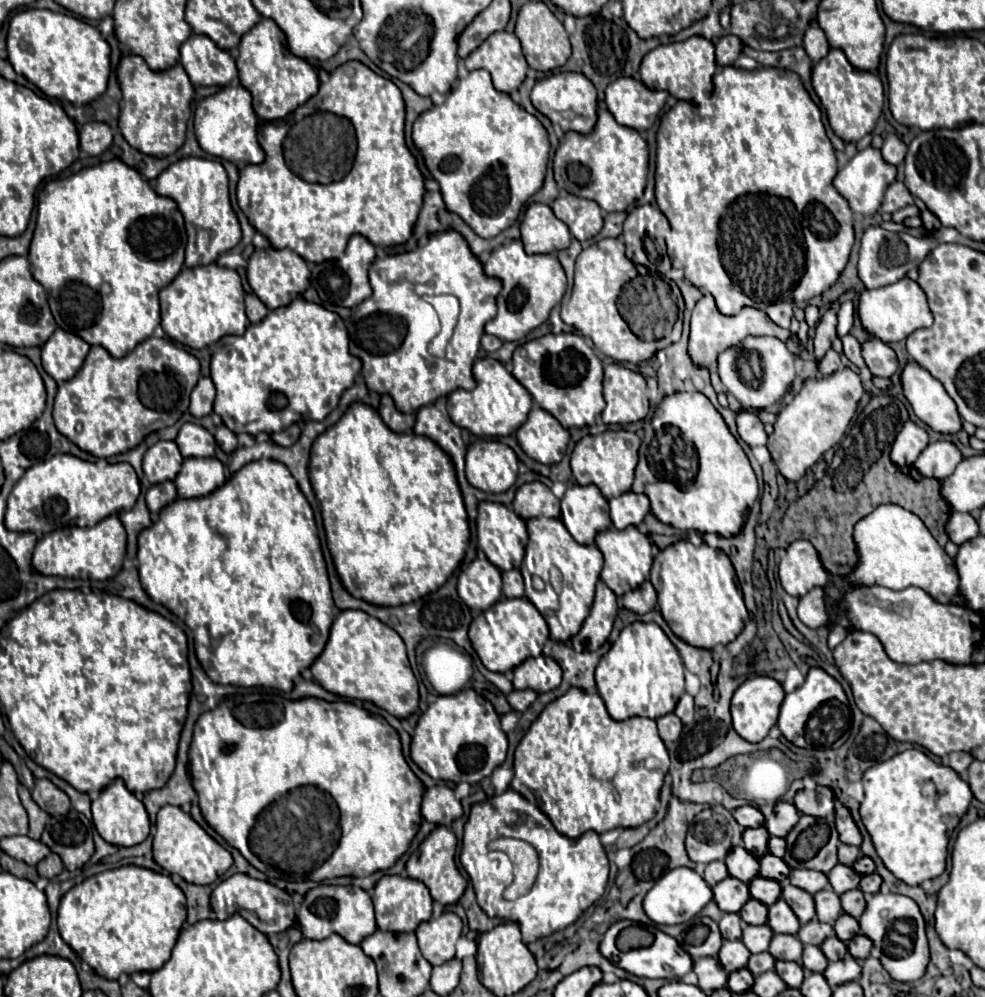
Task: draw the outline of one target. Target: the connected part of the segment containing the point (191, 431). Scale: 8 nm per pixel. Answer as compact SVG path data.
M190 422L180 428L176 444L178 444L184 458L188 458L188 456L214 456L214 450L216 450L214 436L206 428L202 428L198 424L190 424Z

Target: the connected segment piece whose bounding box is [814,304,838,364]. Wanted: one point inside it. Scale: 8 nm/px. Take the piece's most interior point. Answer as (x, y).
(826, 332)

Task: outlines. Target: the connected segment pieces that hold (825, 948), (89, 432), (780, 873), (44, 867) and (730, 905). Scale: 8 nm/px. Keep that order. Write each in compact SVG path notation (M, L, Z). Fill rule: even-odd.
M830 936L828 940L824 940L824 944L822 944L820 948L822 948L822 952L826 954L826 958L828 958L830 962L842 960L842 958L848 954L848 946L846 946L838 936Z
M148 338L140 342L124 358L112 358L102 346L90 348L82 370L68 382L58 384L58 394L54 400L54 422L62 436L68 436L80 450L96 456L110 458L114 454L128 452L136 448L150 432L172 426L188 410L190 392L200 378L200 362L196 356L184 348L172 344L170 340Z
M764 854L760 860L760 876L772 878L772 880L784 880L790 874L790 868L784 864L782 858L774 854Z
M50 854L50 856L46 856L46 858L36 866L36 870L38 870L38 874L40 874L42 878L54 878L54 876L58 876L58 874L64 870L64 864L62 864L60 856Z
M732 876L718 882L712 888L712 892L714 892L714 902L724 912L740 912L740 908L750 900L748 884L744 884L742 880L736 880Z

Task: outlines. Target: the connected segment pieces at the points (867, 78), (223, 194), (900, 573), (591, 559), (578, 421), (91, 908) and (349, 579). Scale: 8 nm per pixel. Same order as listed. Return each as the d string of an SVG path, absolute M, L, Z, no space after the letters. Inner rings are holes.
M832 48L828 56L812 68L812 84L822 106L826 108L828 124L836 136L844 142L858 142L862 136L872 132L884 104L884 88L876 74L854 68L842 50Z
M182 158L156 178L156 194L172 198L184 216L188 234L184 264L188 268L212 264L220 254L232 250L240 242L242 232L238 218L230 206L228 176L220 162L204 158Z
M880 504L868 516L860 518L854 524L852 536L856 542L858 564L846 576L846 582L850 586L876 586L878 584L878 586L886 586L892 590L904 590L908 586L916 586L916 588L922 588L924 592L928 592L940 604L964 604L964 600L958 596L958 574L956 574L954 560L934 540L934 536L924 526L924 522L916 514L912 514L910 510L906 510L898 504Z
M532 518L526 522L526 526L530 542L526 546L524 562L520 566L526 584L526 598L540 610L540 614L548 622L550 638L554 642L568 642L572 636L576 636L592 608L594 586L600 578L604 562L602 552L596 546L576 544L576 540L568 536L564 524L560 524L560 520L556 518ZM532 576L540 576L544 580L546 588L542 592L534 590Z
M546 334L514 350L512 376L530 392L542 410L550 412L564 428L592 426L604 410L603 368L600 358L578 334ZM580 372L586 376L580 380Z
M140 866L100 872L70 888L60 902L58 930L62 940L98 974L118 980L122 974L162 968L186 920L184 892L166 874Z
M356 402L346 410L346 414L334 426L326 428L314 440L310 456L312 456L312 460L310 460L308 472L310 472L310 482L312 482L312 488L316 492L316 498L320 500L320 506L322 506L322 520L324 520L328 550L334 558L340 582L346 586L346 590L352 596L362 598L364 602L374 604L374 606L400 606L400 604L410 604L410 602L426 596L428 592L436 592L436 588L440 588L450 578L450 574L462 562L466 548L468 548L468 538L470 538L468 514L466 514L466 508L462 502L462 492L460 492L458 482L456 482L454 466L452 466L450 458L432 440L428 440L426 436L396 434L380 420L380 416L374 408Z

